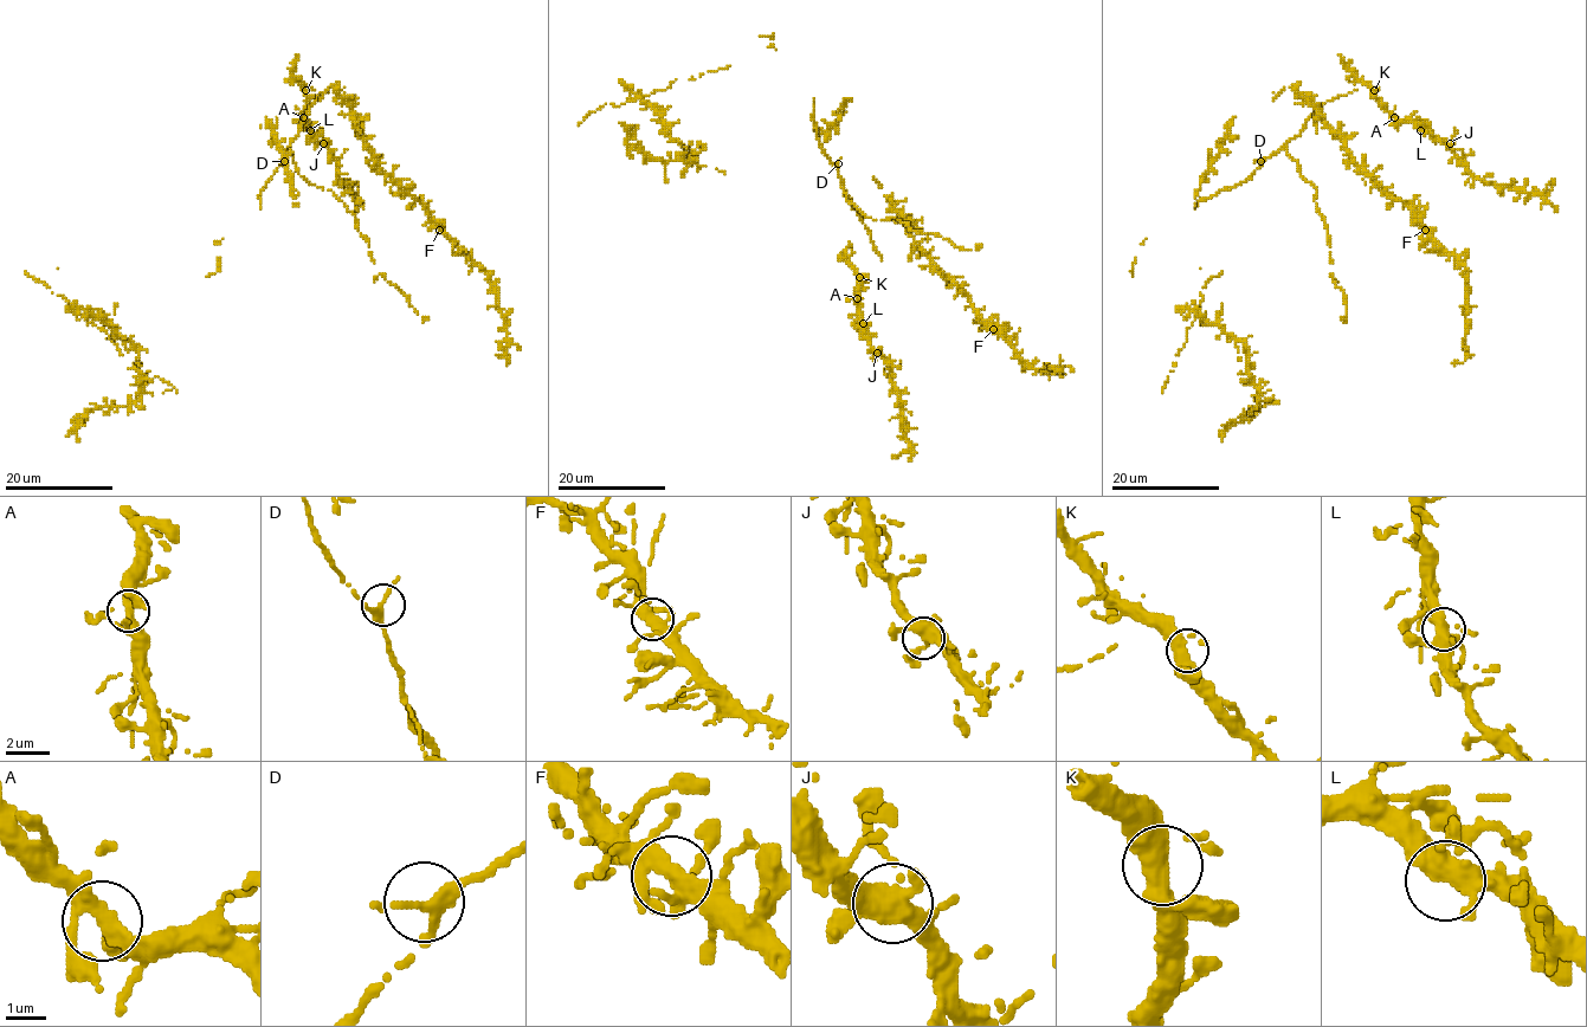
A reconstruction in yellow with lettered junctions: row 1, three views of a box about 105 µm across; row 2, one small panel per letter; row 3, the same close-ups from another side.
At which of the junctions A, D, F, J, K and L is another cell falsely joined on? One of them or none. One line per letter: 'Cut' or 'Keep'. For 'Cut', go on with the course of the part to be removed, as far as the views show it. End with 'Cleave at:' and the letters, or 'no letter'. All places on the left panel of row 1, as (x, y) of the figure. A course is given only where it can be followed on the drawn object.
A: Keep
D: Keep
F: Keep
J: Keep
K: Keep
L: Keep
Cleave at: no letter

